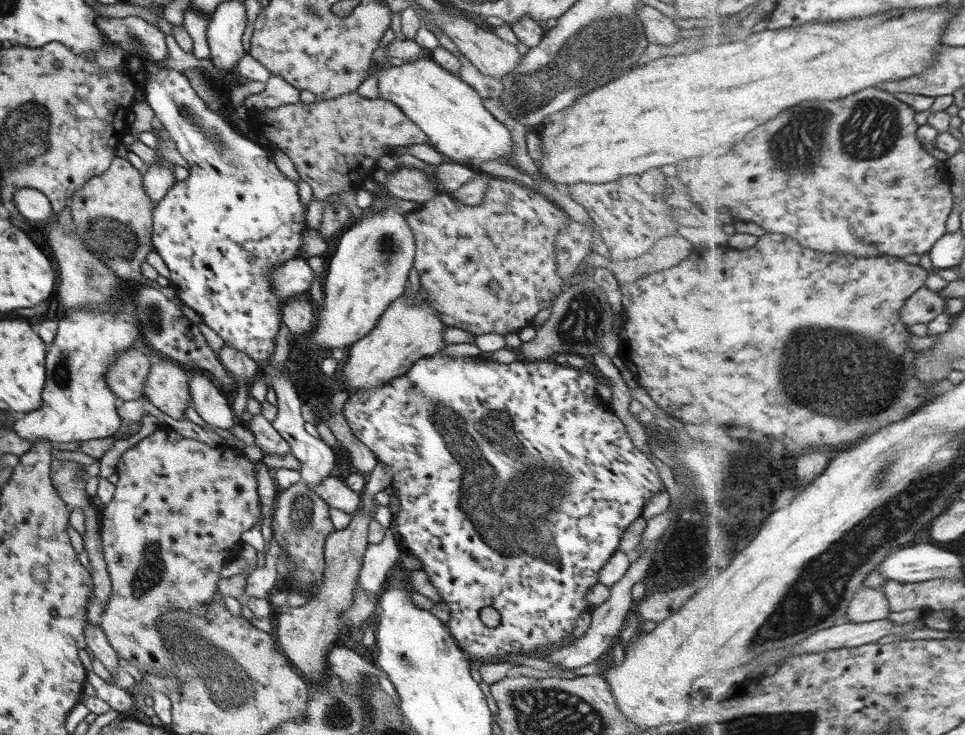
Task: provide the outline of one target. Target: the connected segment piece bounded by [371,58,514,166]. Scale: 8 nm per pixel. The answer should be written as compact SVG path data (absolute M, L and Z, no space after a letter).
M430 58L408 63L392 61L386 69L376 63L371 75L378 80L378 96L397 104L427 134L429 145L451 162L472 166L471 162L490 162L512 155L514 140L509 128L484 107L474 88Z

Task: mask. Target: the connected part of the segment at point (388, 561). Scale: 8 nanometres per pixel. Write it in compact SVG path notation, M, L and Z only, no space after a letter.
M390 529L378 544L368 544L364 553L363 566L357 578L357 586L361 590L375 594L386 582L388 572L400 563L400 555L396 541Z

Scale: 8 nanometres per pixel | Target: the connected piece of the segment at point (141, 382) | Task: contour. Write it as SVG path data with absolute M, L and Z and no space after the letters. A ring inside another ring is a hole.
M134 345L117 354L105 372L105 381L119 403L144 396L145 378L152 363L153 358Z

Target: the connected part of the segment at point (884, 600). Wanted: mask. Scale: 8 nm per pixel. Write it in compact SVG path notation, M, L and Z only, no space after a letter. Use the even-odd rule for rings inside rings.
M865 584L853 598L849 608L849 619L852 623L874 622L890 618L891 602L884 588L872 588Z

